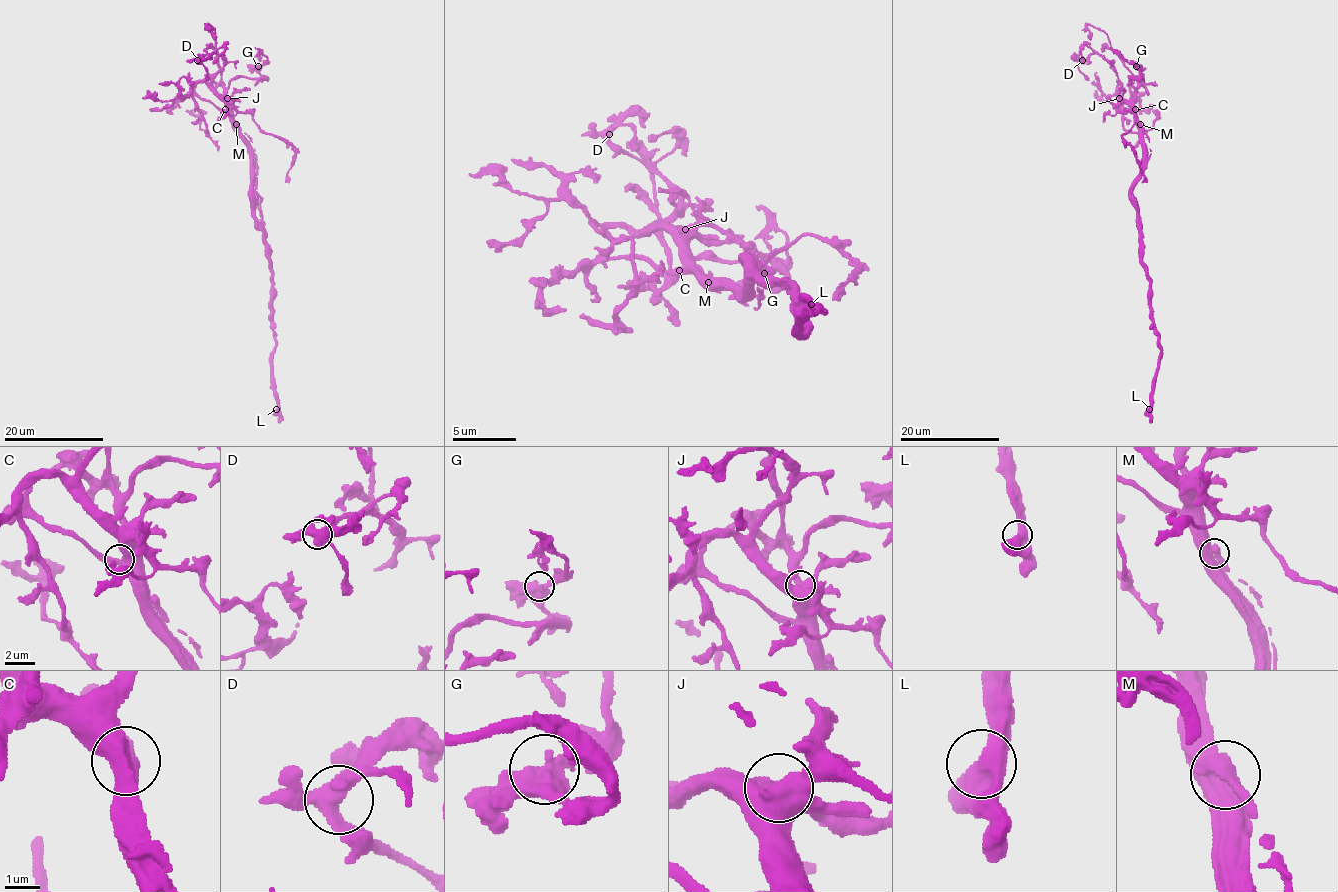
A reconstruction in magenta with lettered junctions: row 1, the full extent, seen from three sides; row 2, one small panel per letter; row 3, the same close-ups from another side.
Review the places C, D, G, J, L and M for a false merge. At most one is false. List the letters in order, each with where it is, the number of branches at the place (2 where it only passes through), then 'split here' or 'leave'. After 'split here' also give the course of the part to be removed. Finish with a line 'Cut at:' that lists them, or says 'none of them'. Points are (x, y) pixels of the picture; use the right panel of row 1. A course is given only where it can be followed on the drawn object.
C: (1135, 109) | 2 | leave
D: (1082, 60) | 3 | leave
G: (1136, 66) | 3 | leave
J: (1119, 98) | 2 | leave
L: (1149, 409) | 2 | leave
M: (1140, 124) | 2 | split here | (1140, 124), (1150, 149), (1146, 169), (1133, 188), (1133, 195), (1140, 217), (1144, 248)
Cut at: M

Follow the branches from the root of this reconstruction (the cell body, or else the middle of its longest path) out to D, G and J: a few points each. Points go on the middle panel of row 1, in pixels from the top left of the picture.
D: (757, 263), (745, 289), (720, 289), (663, 229), (647, 232), (679, 197), (644, 163), (622, 153), (609, 134)
G: (757, 263), (745, 289), (717, 289), (682, 267), (764, 257), (786, 279), (770, 282), (764, 273)
J: (757, 263), (751, 270), (751, 279), (745, 289), (720, 289), (694, 263), (685, 229)

